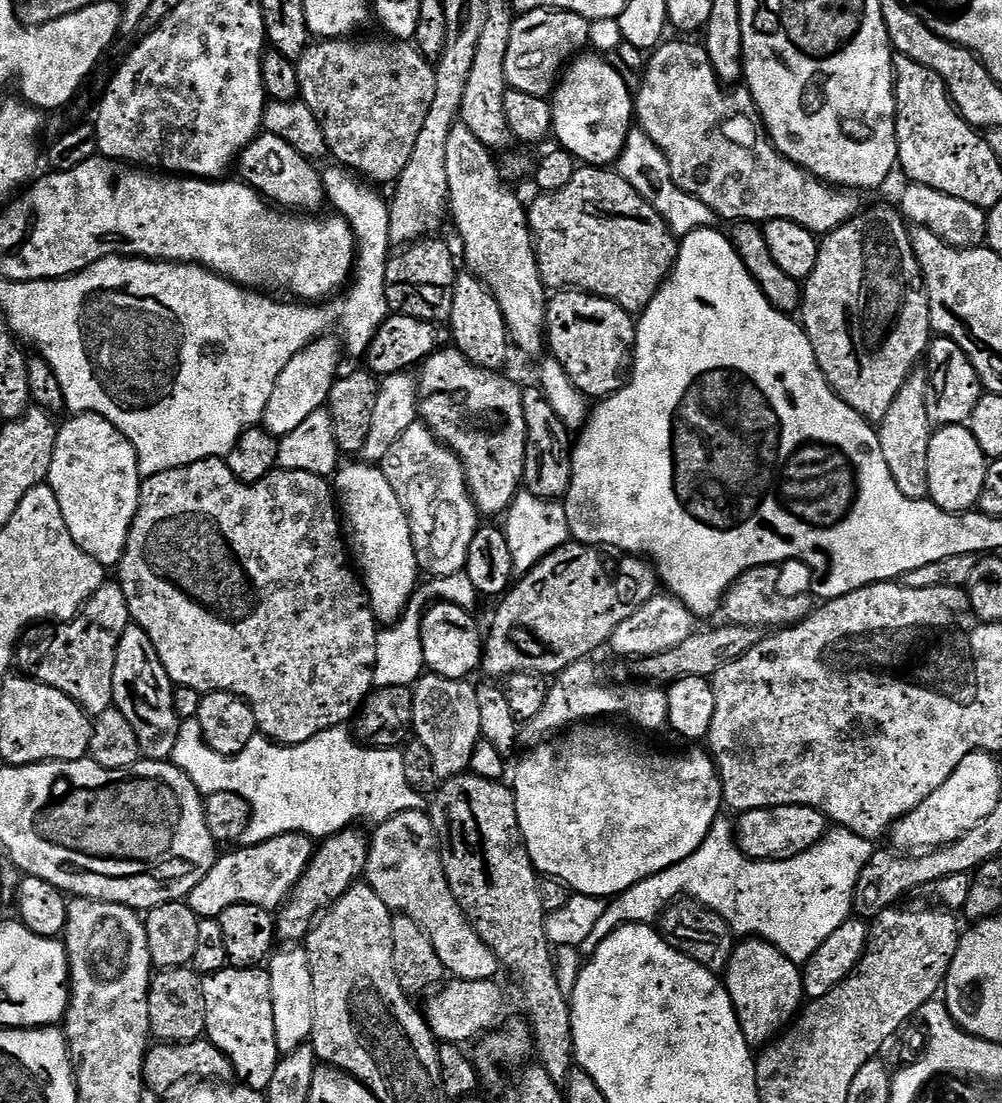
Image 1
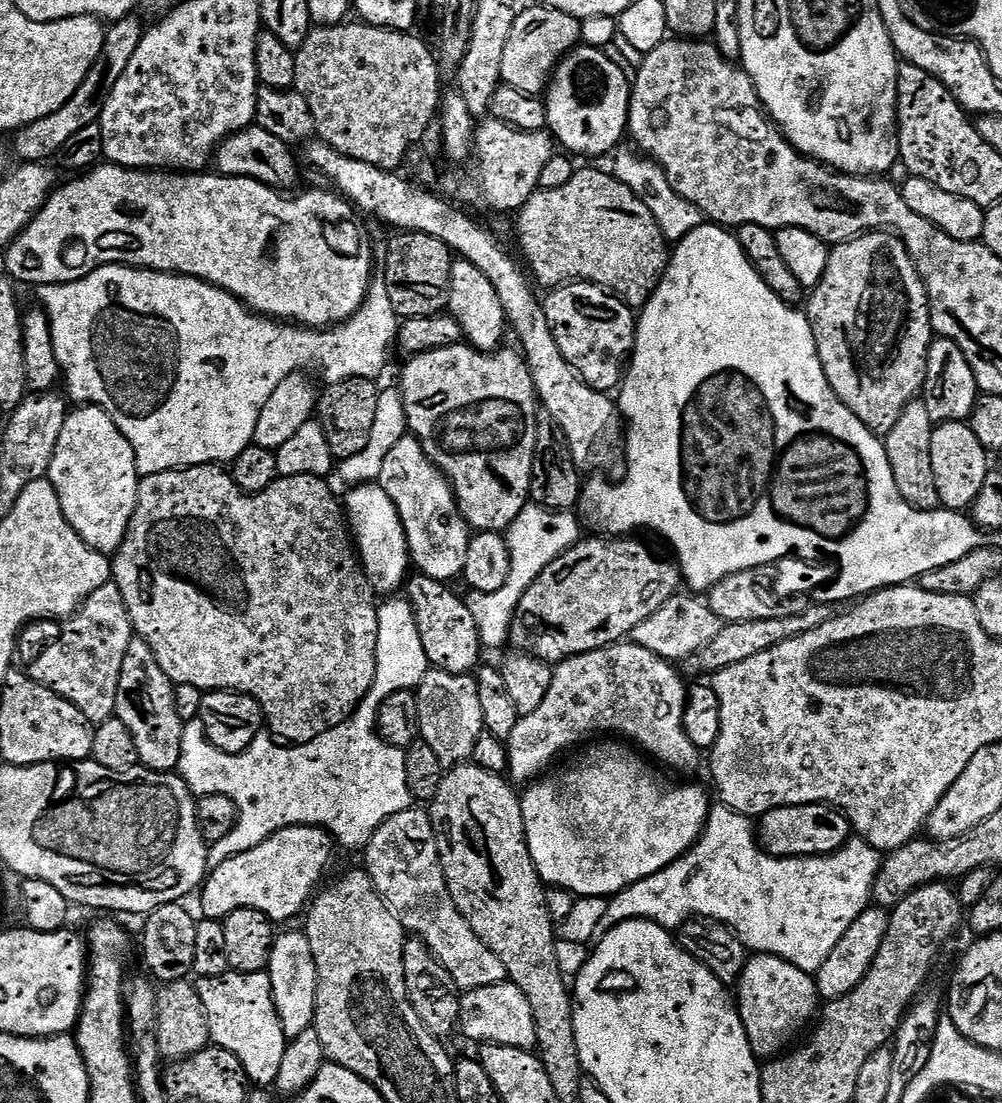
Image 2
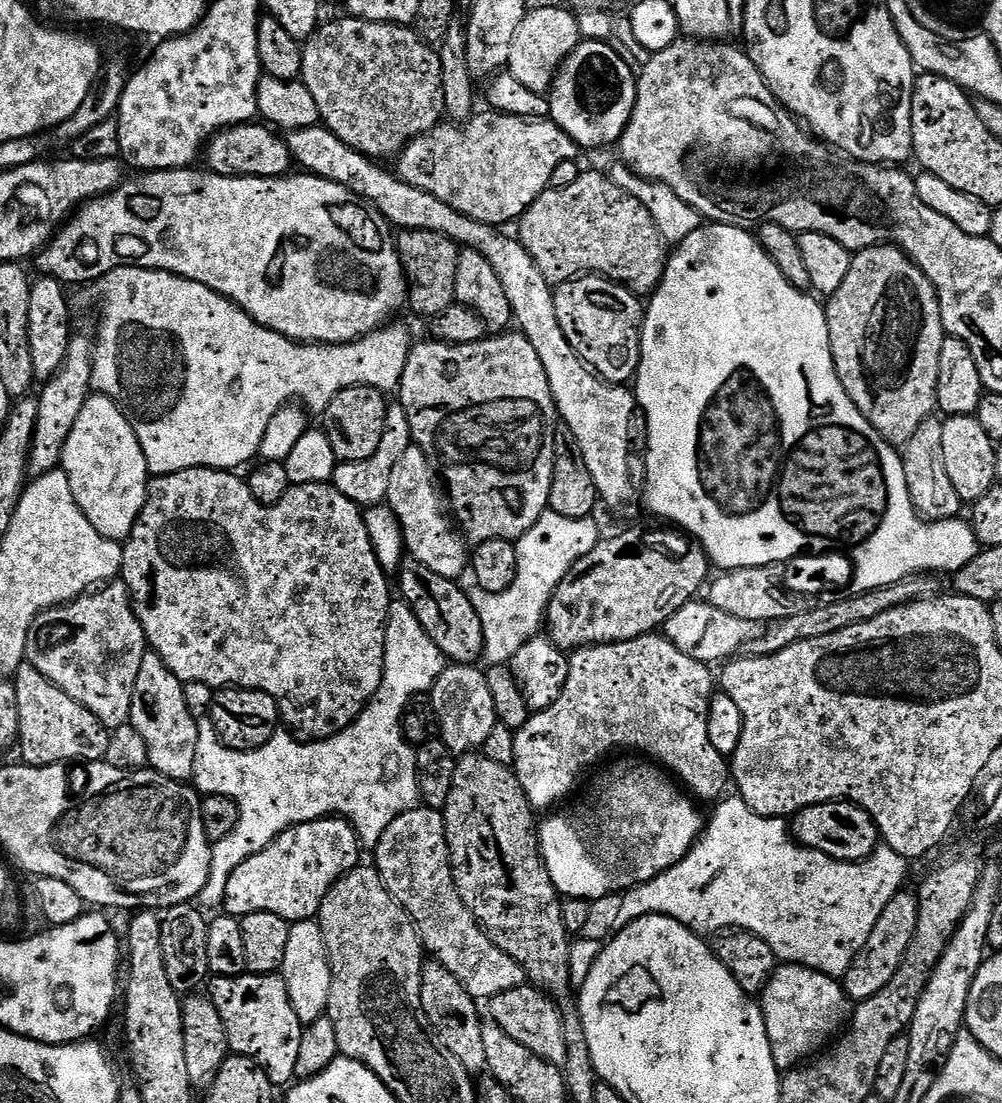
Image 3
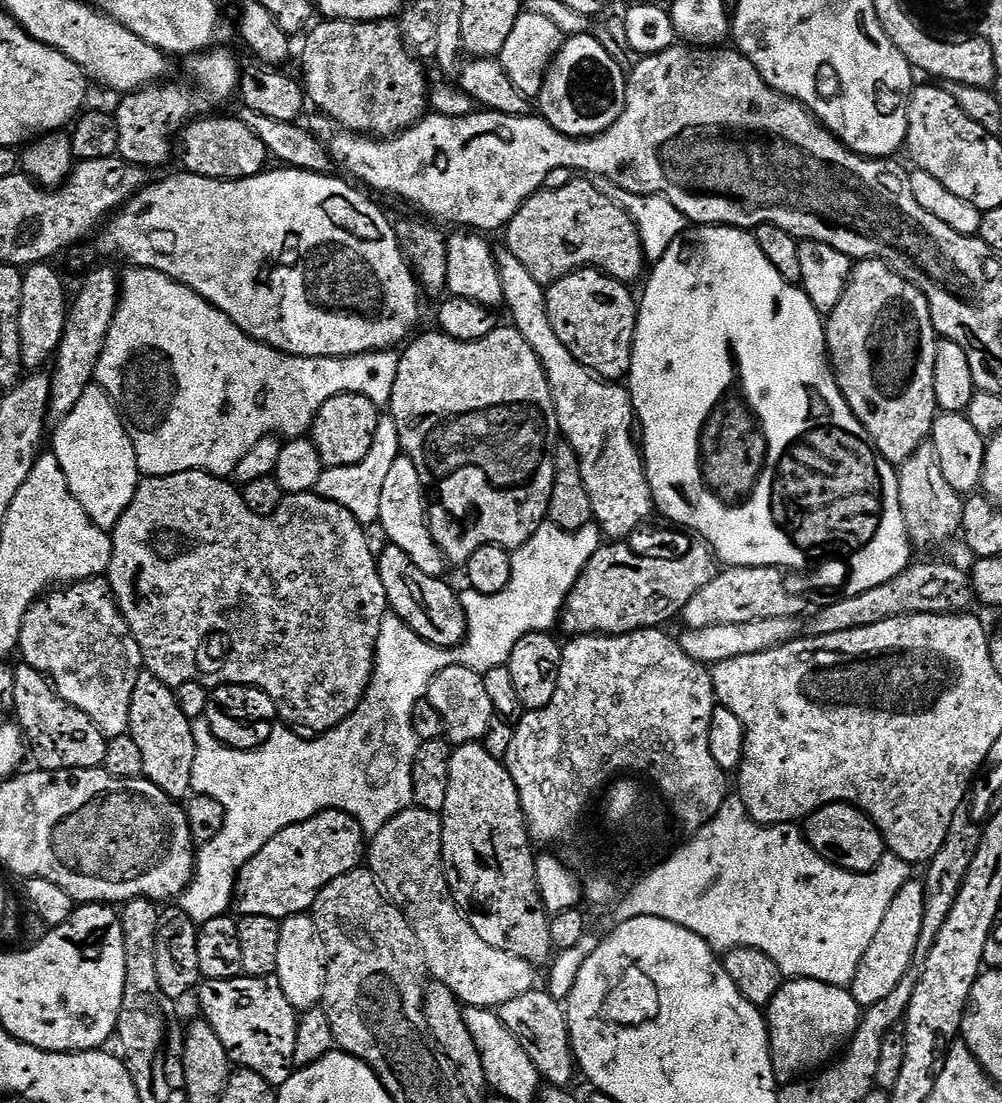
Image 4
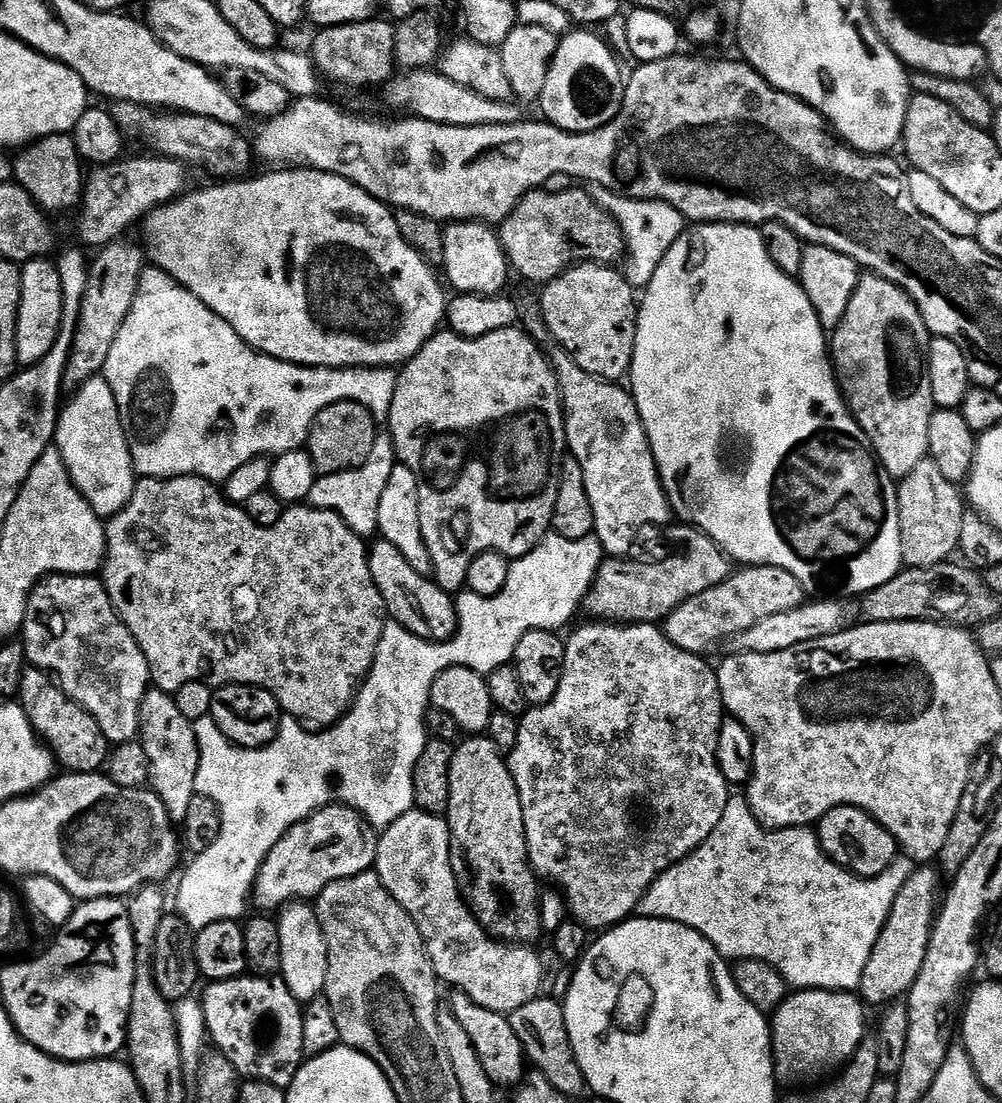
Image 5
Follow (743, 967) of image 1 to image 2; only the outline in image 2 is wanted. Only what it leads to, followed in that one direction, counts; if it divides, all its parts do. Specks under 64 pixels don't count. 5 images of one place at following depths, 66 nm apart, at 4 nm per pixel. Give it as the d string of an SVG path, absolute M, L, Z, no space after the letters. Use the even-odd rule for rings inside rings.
M749 955L747 963L740 972L736 990L734 996L738 1001L748 1041L752 1044L753 1052L760 1058L771 1057L780 1050L775 1048L783 1046L784 1035L792 1027L800 1028L808 1019L811 1021L818 1012L815 979L809 973L798 970L798 966L777 956Z

